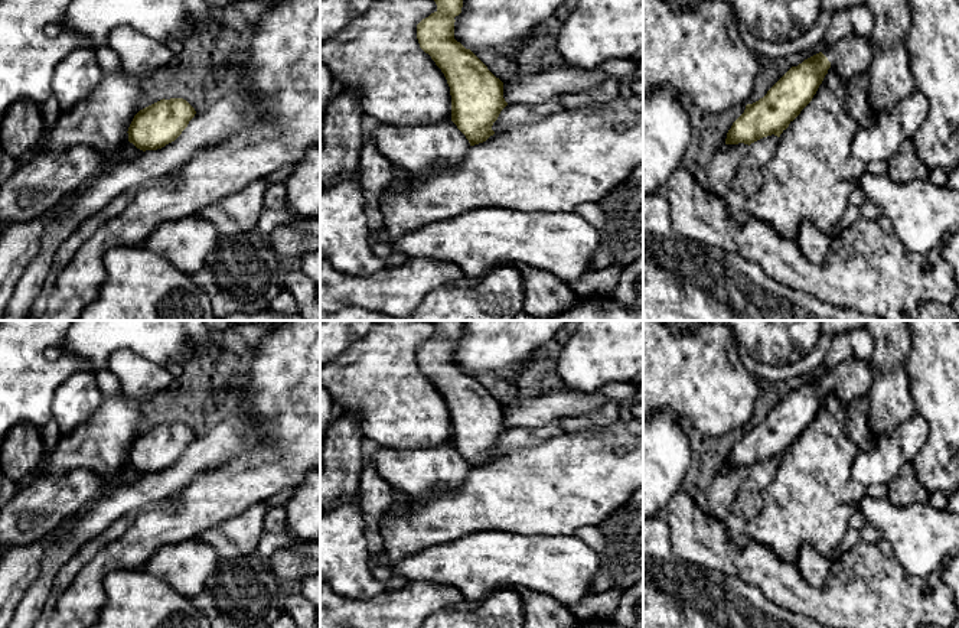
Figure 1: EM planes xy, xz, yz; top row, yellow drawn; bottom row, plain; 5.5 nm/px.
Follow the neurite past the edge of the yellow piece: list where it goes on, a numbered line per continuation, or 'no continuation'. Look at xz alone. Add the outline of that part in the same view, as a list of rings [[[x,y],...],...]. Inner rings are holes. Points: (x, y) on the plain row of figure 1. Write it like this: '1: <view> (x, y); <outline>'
no continuation

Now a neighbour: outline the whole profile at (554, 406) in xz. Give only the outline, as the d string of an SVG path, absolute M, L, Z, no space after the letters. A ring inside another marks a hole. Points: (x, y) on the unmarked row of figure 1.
M565 387L503 407L503 422L508 427L538 427L565 417L594 413L607 401L601 391L585 393Z

